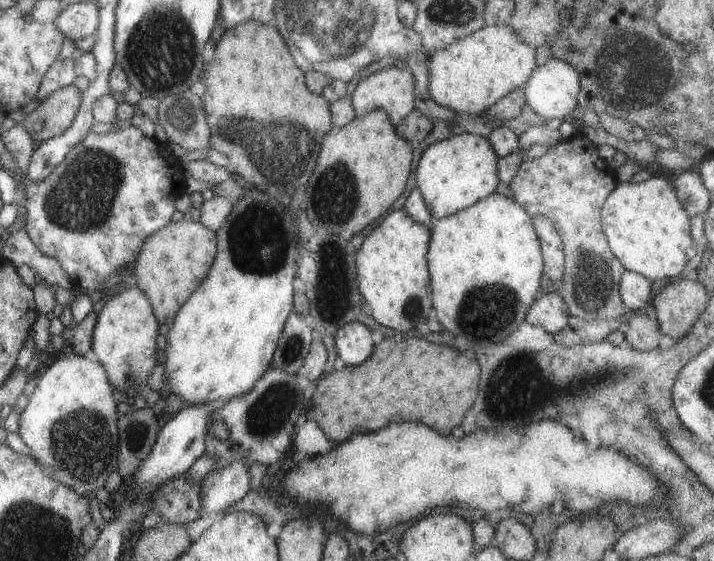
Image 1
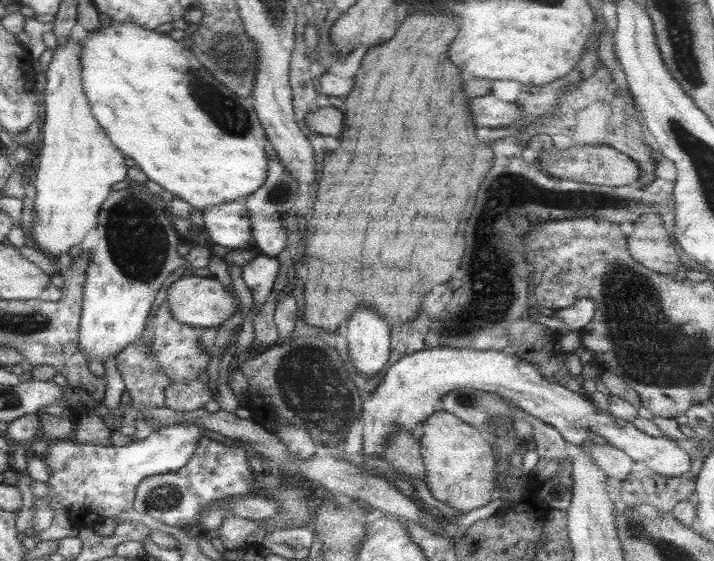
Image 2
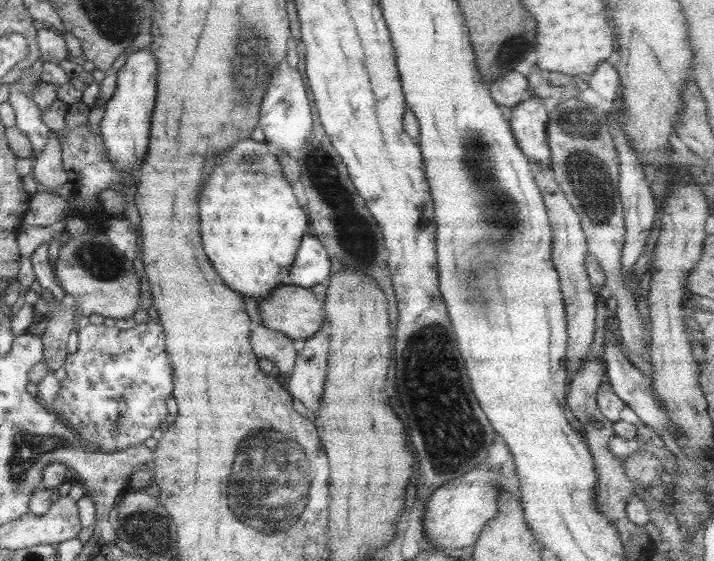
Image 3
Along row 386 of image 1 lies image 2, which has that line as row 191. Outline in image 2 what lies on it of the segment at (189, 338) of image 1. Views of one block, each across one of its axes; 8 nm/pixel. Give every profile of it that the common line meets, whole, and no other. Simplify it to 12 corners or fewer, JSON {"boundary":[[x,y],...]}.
{"boundary":[[132,21],[84,94],[148,180],[206,212],[268,174],[251,97]]}

